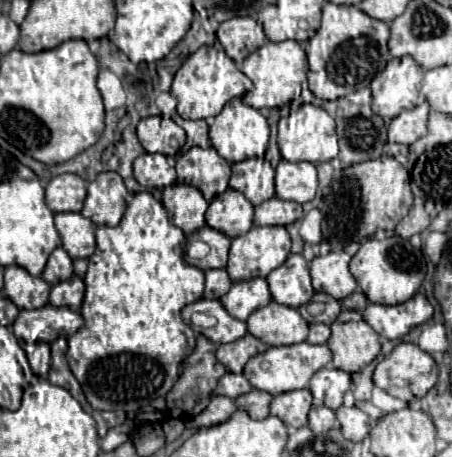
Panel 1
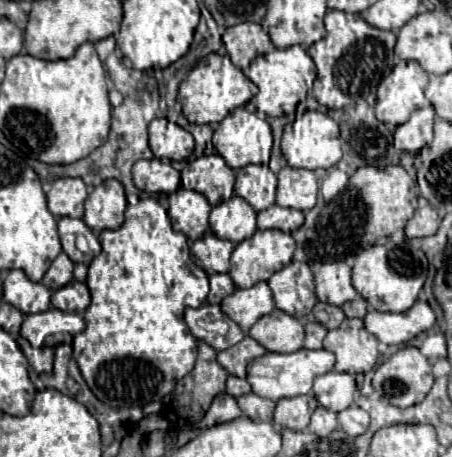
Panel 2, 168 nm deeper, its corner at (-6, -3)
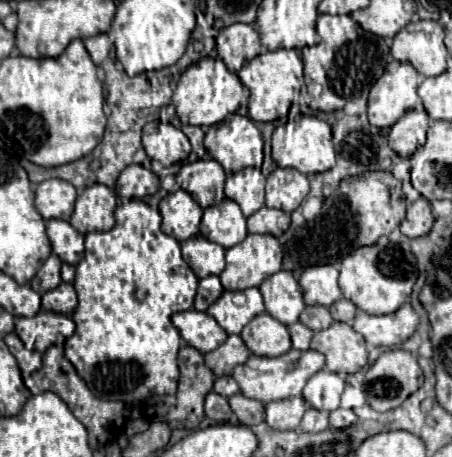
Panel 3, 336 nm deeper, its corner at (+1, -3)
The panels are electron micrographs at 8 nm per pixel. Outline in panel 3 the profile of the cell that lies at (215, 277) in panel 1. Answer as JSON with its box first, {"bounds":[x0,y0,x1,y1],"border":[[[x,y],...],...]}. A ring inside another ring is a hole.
{"bounds":[194,276,224,310],"border":[[[206,276],[198,282],[198,294],[194,300],[194,308],[196,310],[206,310],[214,300],[220,298],[220,294],[224,292],[220,278],[218,276]]]}

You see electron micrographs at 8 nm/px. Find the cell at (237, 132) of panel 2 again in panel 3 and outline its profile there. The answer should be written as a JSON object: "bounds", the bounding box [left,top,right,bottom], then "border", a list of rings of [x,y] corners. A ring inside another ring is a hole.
{"bounds":[204,114,264,172],"border":[[[230,114],[208,128],[204,138],[206,152],[222,164],[224,172],[261,168],[264,140],[256,124],[240,114]]]}

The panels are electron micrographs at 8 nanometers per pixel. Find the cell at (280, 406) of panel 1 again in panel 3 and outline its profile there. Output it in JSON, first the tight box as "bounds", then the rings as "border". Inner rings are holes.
{"bounds":[266,396,306,430],"border":[[[302,396],[266,404],[266,424],[274,430],[296,430],[300,426],[306,402]]]}

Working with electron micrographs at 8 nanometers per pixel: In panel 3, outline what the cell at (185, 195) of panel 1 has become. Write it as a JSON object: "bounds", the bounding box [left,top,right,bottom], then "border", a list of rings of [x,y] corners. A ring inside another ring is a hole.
{"bounds":[160,190,202,242],"border":[[[178,190],[162,198],[160,216],[162,232],[182,242],[198,234],[202,208],[192,200],[192,196],[188,196],[188,192]]]}

